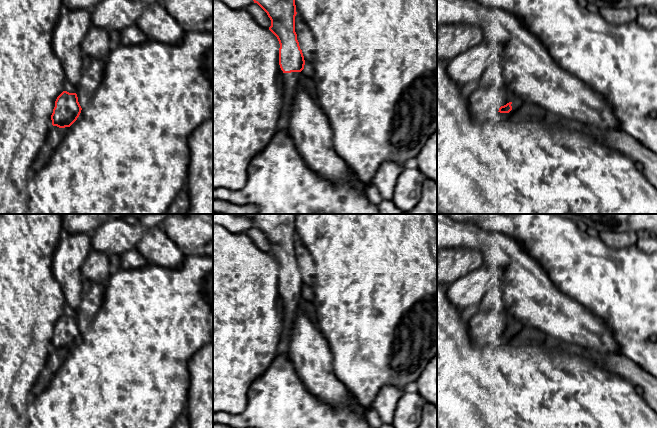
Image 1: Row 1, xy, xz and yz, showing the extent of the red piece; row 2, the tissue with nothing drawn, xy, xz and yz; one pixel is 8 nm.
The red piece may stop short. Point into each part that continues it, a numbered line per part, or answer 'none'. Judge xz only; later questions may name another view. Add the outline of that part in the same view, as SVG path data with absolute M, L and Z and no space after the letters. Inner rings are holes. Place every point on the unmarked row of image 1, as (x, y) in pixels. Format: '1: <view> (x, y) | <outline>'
1: xz (291, 304) | M291 296L284 298L285 312L280 347L280 352L282 353L288 353L288 344L291 337L292 328L299 304L300 304L299 296Z

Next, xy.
none

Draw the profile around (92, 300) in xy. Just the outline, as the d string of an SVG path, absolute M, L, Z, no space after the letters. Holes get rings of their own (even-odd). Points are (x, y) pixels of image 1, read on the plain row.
M93 283L84 292L83 299L77 310L77 321L81 332L85 332L97 315L104 299L105 287L103 284Z

